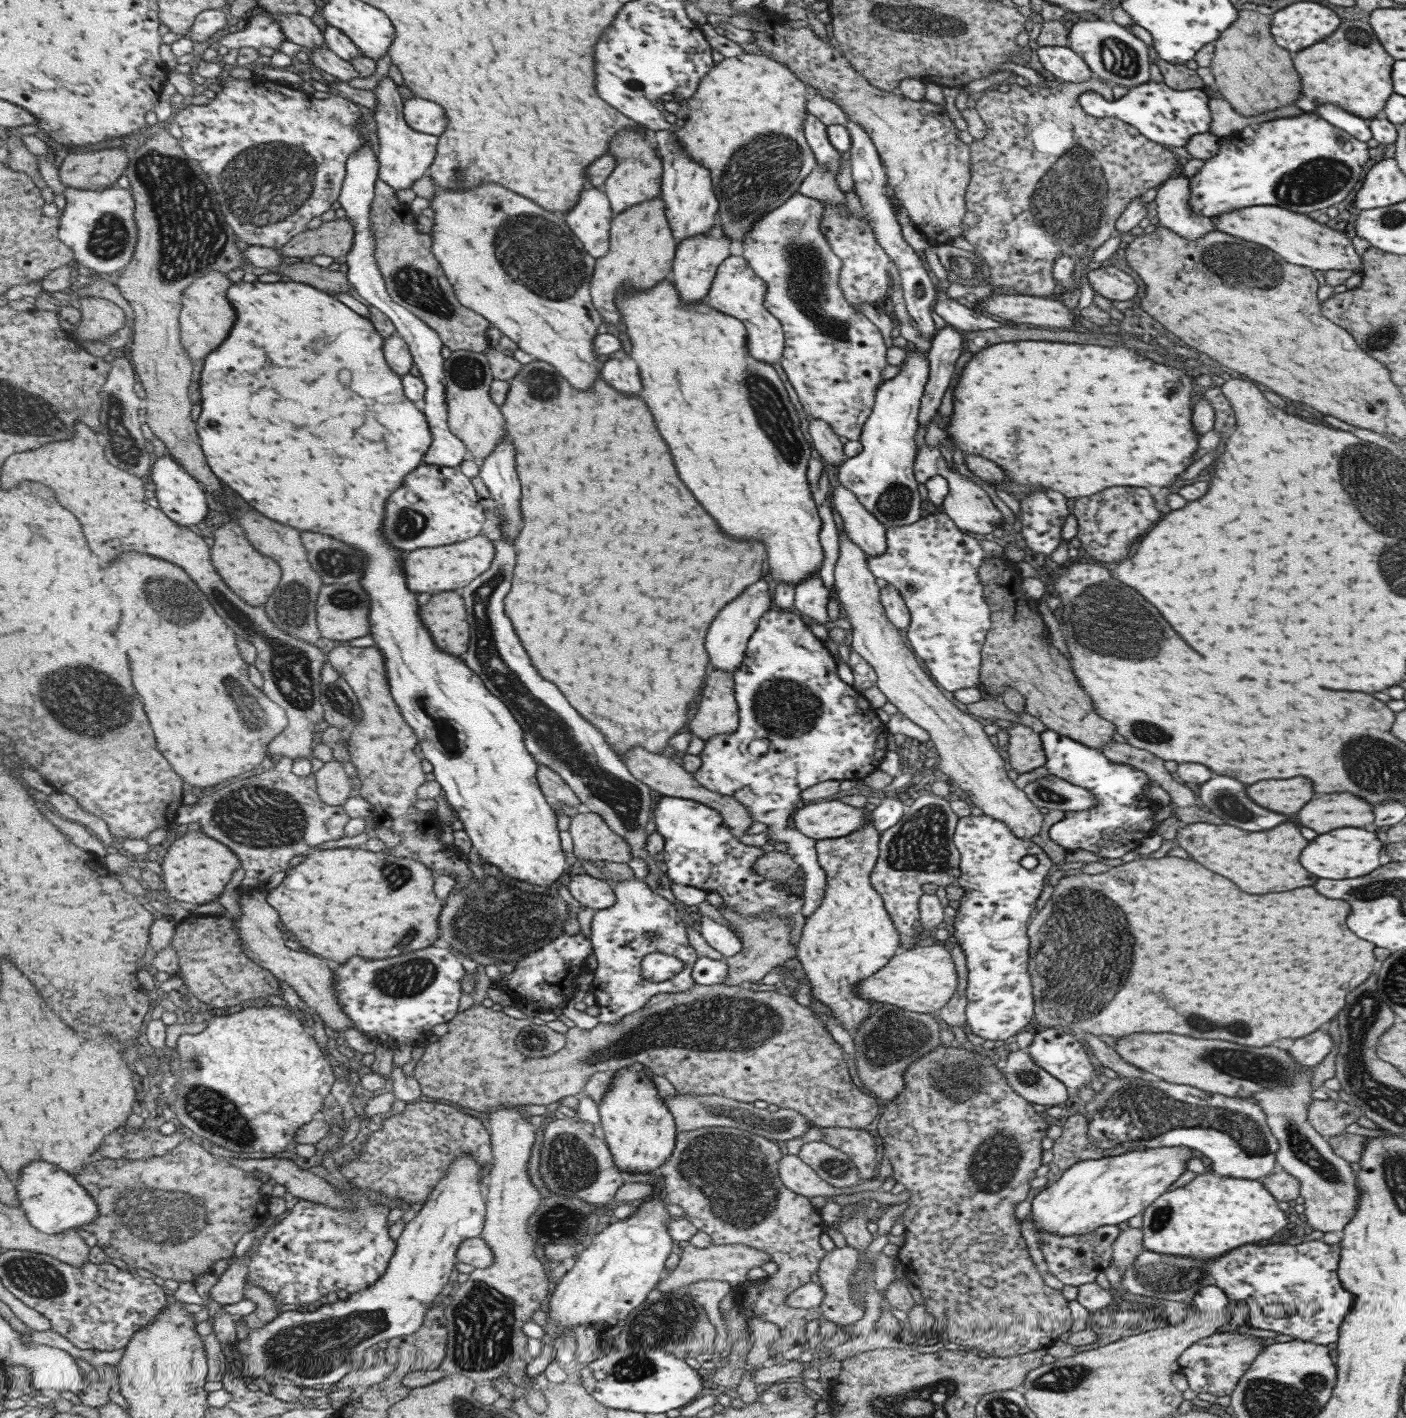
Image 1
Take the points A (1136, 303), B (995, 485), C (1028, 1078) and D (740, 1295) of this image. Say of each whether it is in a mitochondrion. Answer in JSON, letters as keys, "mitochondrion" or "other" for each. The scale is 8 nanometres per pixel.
{"A":"other","B":"other","C":"mitochondrion","D":"other"}

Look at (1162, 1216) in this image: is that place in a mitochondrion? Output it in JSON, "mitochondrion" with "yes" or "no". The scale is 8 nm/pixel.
{"mitochondrion":"yes"}

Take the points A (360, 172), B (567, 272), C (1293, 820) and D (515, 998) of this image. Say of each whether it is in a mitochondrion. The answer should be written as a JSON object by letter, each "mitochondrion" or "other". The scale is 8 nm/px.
{"A":"other","B":"mitochondrion","C":"other","D":"other"}

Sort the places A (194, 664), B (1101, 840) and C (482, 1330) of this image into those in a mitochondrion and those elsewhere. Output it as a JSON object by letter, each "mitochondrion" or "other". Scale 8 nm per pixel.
{"A":"other","B":"other","C":"mitochondrion"}

